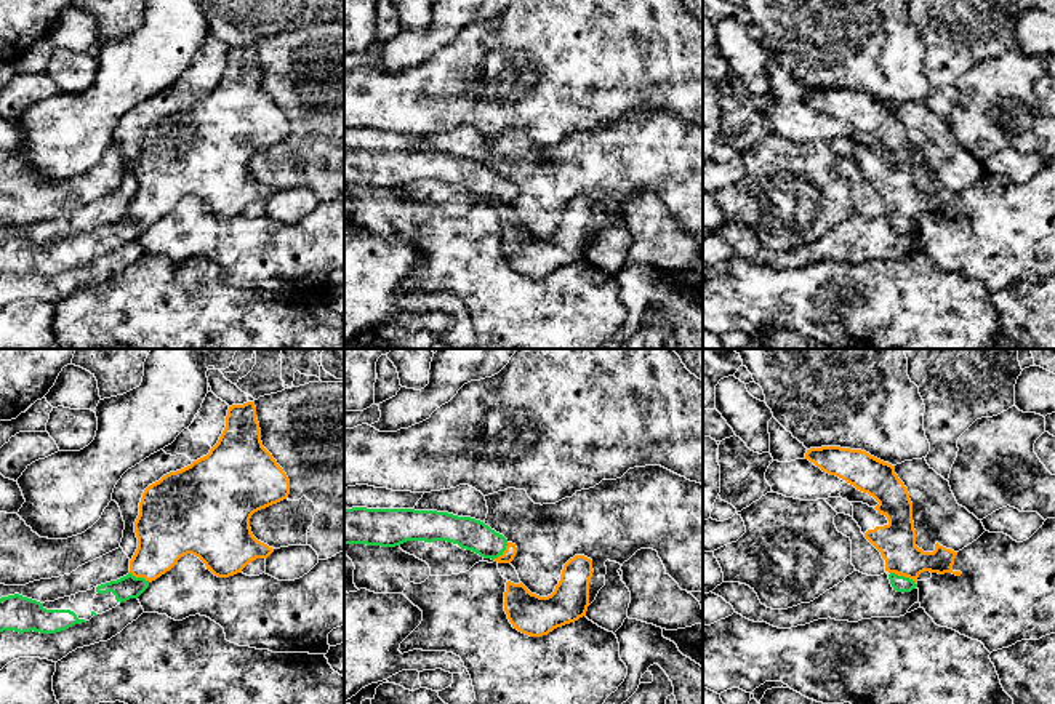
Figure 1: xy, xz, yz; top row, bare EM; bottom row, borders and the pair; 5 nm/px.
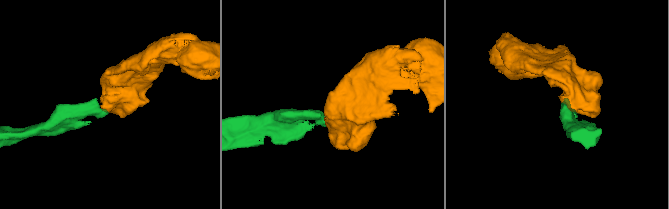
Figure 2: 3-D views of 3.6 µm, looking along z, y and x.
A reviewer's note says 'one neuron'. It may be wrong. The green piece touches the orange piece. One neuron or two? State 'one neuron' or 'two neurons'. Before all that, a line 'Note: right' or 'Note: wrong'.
Note: right
one neuron

